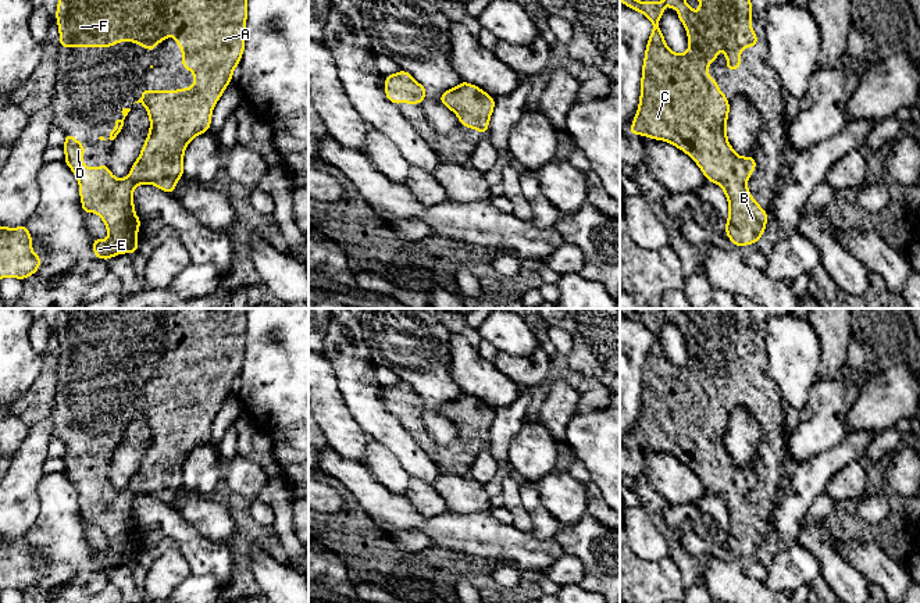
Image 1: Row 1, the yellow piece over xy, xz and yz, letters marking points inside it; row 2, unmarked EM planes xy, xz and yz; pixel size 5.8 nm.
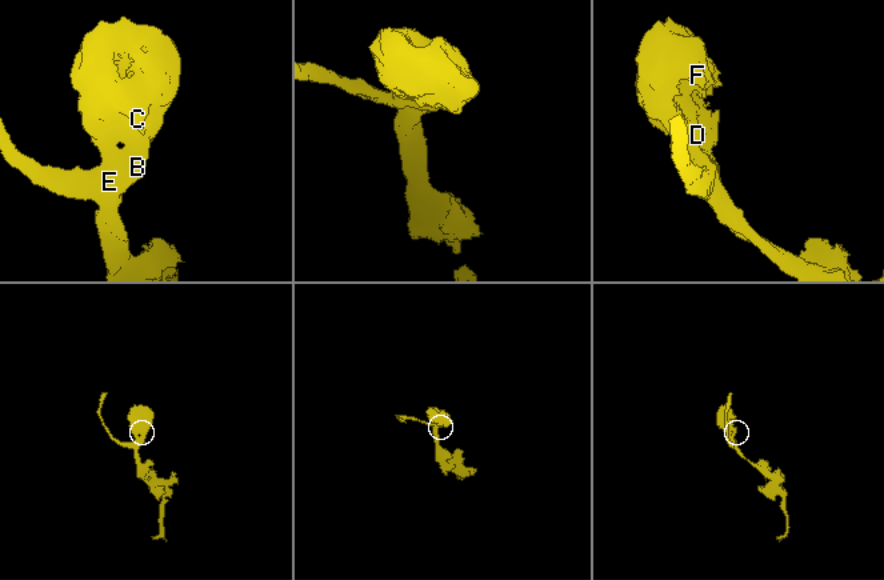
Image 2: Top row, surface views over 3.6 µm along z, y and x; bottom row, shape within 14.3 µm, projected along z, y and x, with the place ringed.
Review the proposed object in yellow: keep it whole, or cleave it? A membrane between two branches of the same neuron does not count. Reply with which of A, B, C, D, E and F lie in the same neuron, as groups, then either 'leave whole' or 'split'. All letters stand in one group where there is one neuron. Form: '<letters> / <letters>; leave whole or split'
A B C D E F; leave whole

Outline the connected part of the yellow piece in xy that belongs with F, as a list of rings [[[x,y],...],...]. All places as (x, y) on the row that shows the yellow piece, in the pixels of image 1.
[[[58,0],[56,19],[60,31],[60,47],[111,47],[117,42],[136,42],[140,47],[147,47],[150,53],[154,53],[154,47],[157,43],[164,42],[167,36],[176,38],[176,46],[182,49],[182,68],[193,71],[195,85],[189,88],[182,88],[181,90],[157,90],[151,92],[149,88],[143,88],[142,97],[135,103],[142,103],[146,107],[146,111],[150,117],[150,131],[147,139],[142,147],[139,158],[133,163],[131,172],[124,179],[117,179],[111,172],[107,164],[103,164],[97,168],[88,168],[82,164],[82,157],[85,154],[83,143],[78,142],[69,132],[65,132],[65,158],[64,163],[74,171],[78,182],[79,182],[79,195],[81,203],[83,208],[83,215],[89,211],[95,211],[106,224],[108,239],[106,242],[99,238],[93,238],[93,254],[96,258],[110,260],[111,257],[129,253],[133,254],[138,251],[138,229],[142,224],[142,220],[135,215],[135,203],[132,201],[133,189],[142,183],[150,183],[157,186],[158,189],[172,195],[175,185],[181,176],[183,176],[183,153],[190,140],[200,133],[208,132],[211,125],[211,113],[215,103],[220,100],[228,83],[232,81],[233,69],[240,63],[243,50],[245,50],[245,31],[246,31],[246,18],[247,18],[247,0]]]

